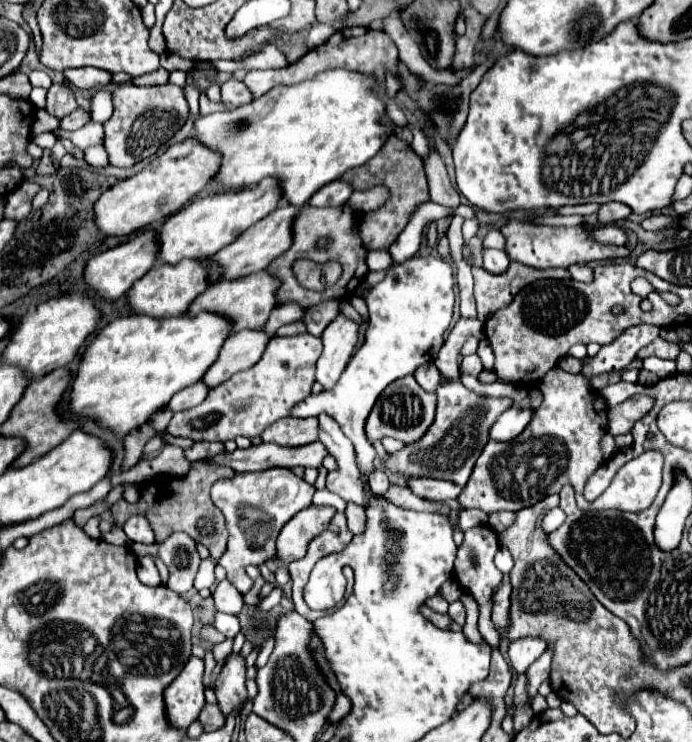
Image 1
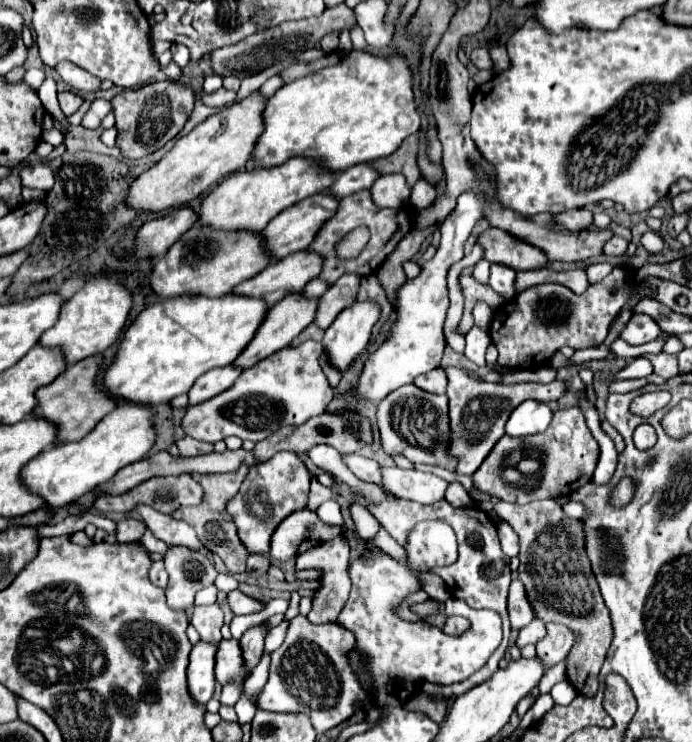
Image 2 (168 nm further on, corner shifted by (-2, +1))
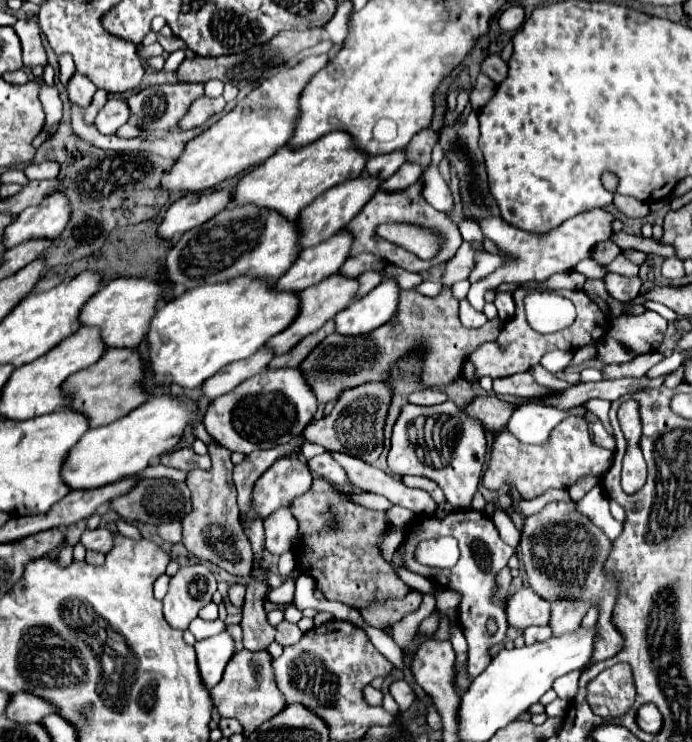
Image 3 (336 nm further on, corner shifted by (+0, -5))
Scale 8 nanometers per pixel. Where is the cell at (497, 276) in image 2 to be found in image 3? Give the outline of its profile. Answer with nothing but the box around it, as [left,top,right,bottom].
[495,292,515,320]

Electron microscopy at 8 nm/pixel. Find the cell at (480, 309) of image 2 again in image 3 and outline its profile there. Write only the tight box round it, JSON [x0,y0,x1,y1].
[467,208,615,310]

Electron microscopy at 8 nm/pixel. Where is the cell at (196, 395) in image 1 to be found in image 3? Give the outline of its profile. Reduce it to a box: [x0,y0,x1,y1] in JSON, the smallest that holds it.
[203,346,273,400]

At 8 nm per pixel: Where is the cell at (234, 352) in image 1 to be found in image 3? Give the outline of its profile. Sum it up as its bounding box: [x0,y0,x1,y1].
[267,272,359,356]

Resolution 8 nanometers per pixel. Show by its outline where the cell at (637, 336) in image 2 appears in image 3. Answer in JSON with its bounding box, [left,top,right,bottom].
[607,312,667,354]

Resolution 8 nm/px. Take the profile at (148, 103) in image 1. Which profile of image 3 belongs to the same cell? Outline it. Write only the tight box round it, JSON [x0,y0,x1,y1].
[127,84,203,130]

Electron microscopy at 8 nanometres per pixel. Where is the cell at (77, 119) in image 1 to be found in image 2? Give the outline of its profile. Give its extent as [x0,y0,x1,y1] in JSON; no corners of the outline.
[81,100,111,130]

